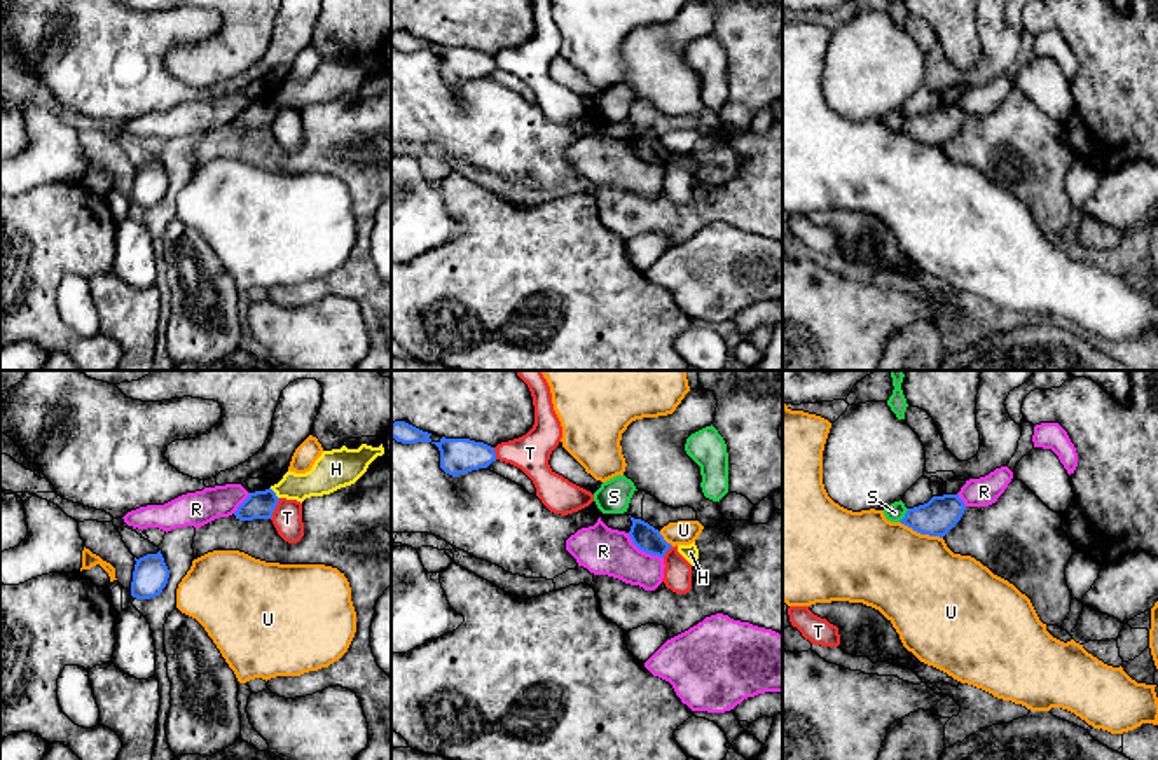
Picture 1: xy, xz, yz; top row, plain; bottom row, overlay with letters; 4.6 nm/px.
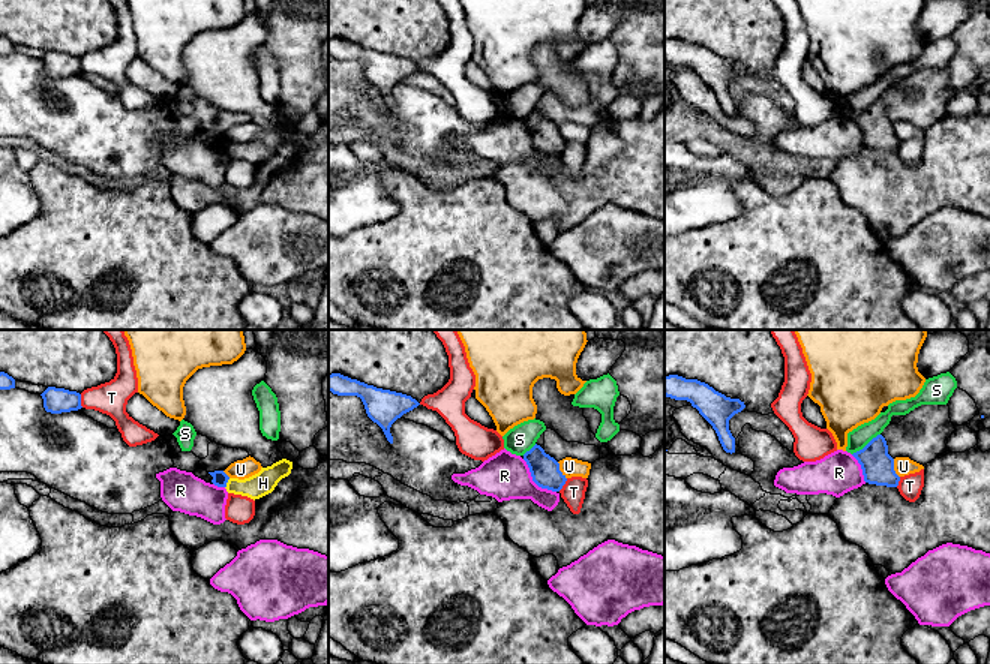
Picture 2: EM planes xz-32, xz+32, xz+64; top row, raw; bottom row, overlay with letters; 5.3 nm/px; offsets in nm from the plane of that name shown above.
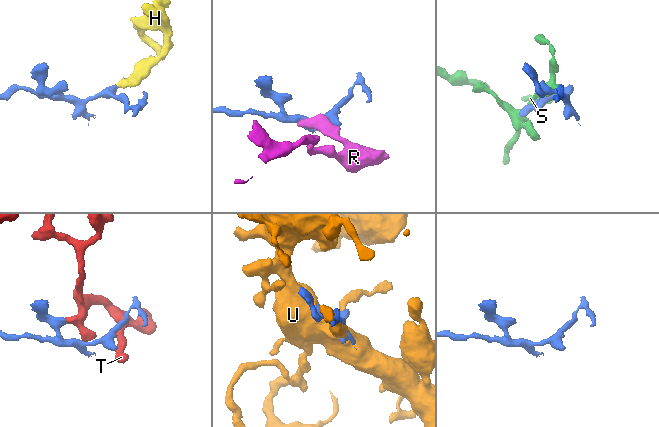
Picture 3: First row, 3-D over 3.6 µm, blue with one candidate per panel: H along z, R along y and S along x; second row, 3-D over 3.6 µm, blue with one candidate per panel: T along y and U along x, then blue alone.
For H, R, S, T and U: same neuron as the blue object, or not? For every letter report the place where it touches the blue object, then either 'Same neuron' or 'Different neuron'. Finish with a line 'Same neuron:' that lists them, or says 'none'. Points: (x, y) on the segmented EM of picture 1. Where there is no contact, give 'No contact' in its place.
H: Touches blue at xy (275, 493). Different neuron
R: Touches blue at xz (643, 551). Different neuron
S: Touches blue at yz (905, 516). Different neuron
T: Touches blue at xy (275, 507). Different neuron
U: Touches blue at yz (921, 533). Different neuron
Same neuron: none

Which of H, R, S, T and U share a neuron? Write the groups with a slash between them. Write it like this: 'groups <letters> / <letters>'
groups H / R / S / T / U

